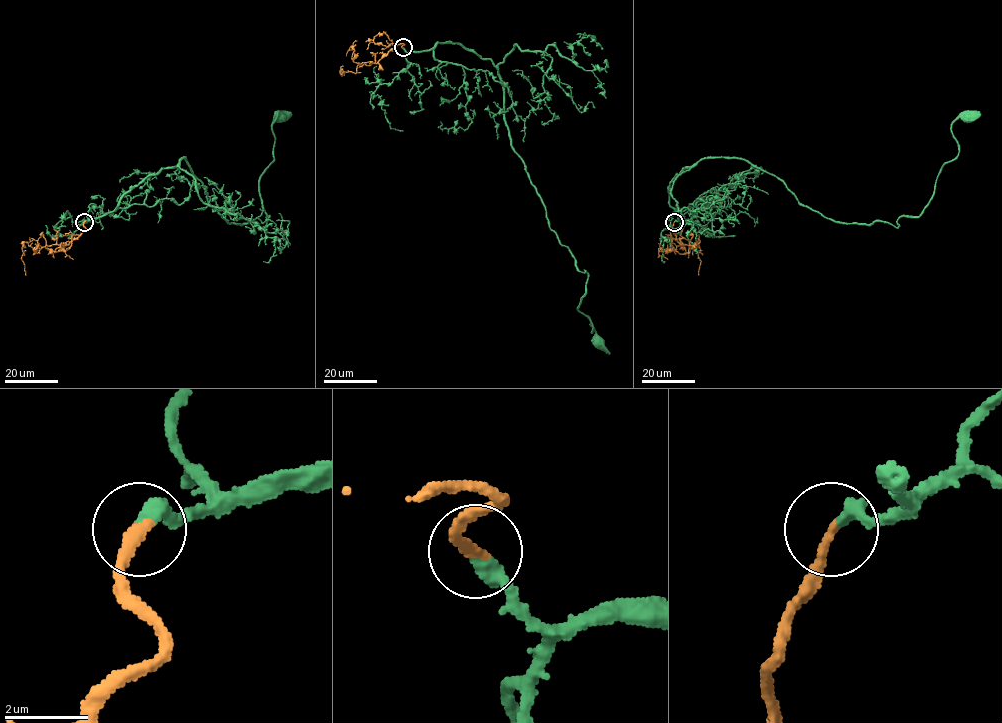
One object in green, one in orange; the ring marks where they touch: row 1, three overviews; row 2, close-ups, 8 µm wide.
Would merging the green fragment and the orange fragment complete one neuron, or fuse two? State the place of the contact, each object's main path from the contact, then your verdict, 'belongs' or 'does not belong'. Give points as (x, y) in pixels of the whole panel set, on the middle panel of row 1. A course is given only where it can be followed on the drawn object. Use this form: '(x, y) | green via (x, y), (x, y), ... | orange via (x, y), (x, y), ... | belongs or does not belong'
(403, 47) | green via (403, 48), (458, 43), (496, 68), (514, 150), (549, 226), (587, 275), (577, 309), (599, 342) | orange via (403, 47), (404, 44), (397, 44), (377, 63), (363, 62), (355, 73), (344, 72) | belongs

